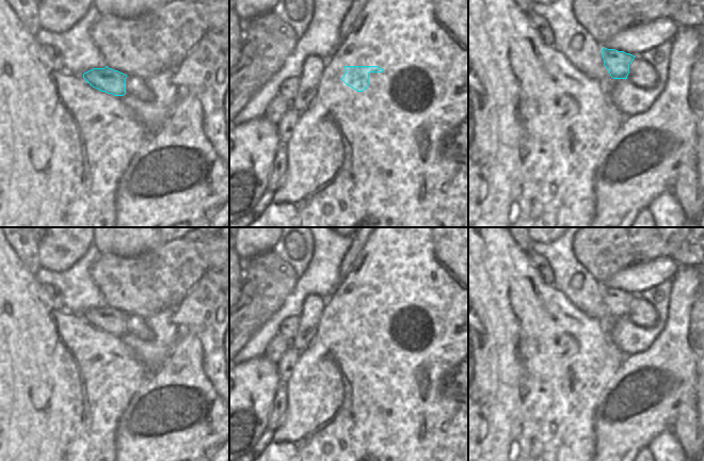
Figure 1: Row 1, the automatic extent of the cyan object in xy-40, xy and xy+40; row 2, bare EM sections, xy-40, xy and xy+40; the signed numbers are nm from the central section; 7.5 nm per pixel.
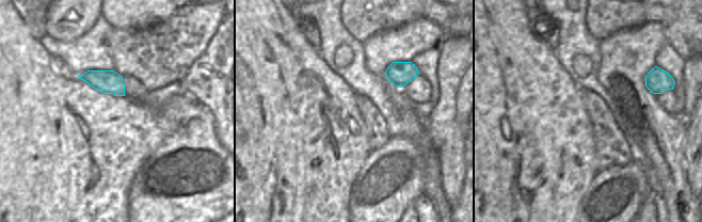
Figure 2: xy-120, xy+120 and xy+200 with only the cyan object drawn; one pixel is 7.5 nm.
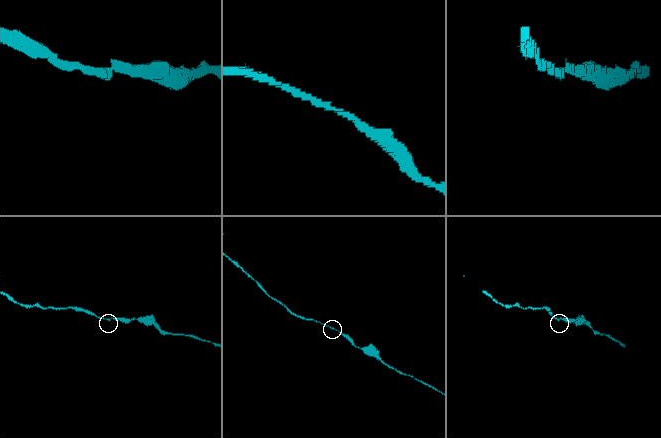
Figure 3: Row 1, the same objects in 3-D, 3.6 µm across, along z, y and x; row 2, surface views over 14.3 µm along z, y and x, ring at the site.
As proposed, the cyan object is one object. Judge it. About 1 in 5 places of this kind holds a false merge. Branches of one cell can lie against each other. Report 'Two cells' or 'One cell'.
One cell.

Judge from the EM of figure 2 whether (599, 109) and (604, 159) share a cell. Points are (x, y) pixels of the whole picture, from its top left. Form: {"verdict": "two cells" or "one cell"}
{"verdict": "one cell"}

